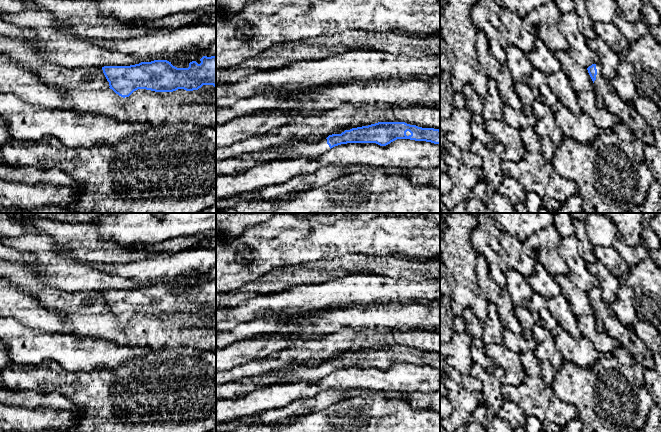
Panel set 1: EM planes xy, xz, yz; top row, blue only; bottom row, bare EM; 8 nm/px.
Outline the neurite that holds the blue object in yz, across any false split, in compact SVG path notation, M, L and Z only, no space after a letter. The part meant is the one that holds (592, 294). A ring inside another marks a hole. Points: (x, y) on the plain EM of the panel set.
M599 287L592 288L587 292L588 297L594 307L593 315L596 318L598 327L604 330L604 322L607 318L615 316L611 306L607 304L603 298Z

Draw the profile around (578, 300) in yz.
M556 275L555 282L561 288L561 294L567 299L573 313L579 317L594 313L594 307L587 292L580 290L567 275Z

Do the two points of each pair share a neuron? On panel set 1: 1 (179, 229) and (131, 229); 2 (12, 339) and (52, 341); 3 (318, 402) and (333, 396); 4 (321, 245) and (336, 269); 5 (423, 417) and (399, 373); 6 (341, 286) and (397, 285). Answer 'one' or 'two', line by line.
1: one
2: one
3: one
4: two
5: two
6: one

